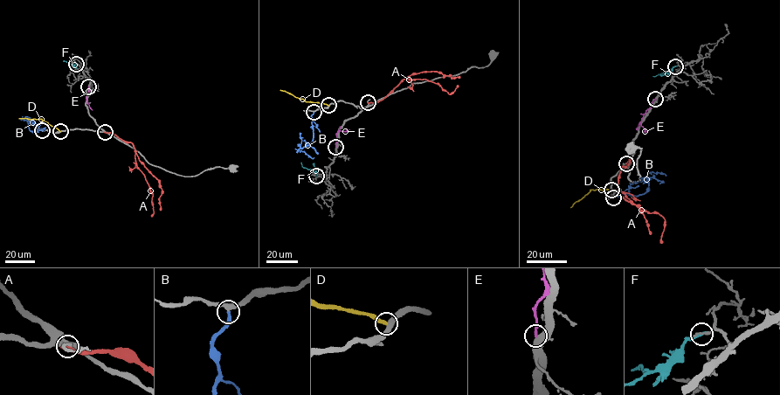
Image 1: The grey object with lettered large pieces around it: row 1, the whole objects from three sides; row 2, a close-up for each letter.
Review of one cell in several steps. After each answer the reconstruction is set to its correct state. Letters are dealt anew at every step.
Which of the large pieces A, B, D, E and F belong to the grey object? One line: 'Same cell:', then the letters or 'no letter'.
Same cell: B

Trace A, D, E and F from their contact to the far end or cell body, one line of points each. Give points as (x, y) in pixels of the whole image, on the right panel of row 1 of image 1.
A: (626, 163), (631, 160), (622, 167), (619, 188), (631, 203), (662, 217), (665, 225), (662, 243)
D: (612, 190), (591, 190), (570, 207)
E: (655, 99), (640, 123), (645, 133)
F: (675, 65), (667, 72), (652, 76)

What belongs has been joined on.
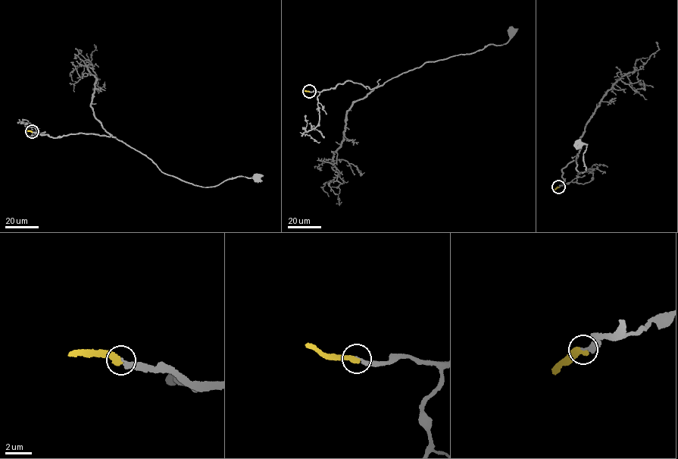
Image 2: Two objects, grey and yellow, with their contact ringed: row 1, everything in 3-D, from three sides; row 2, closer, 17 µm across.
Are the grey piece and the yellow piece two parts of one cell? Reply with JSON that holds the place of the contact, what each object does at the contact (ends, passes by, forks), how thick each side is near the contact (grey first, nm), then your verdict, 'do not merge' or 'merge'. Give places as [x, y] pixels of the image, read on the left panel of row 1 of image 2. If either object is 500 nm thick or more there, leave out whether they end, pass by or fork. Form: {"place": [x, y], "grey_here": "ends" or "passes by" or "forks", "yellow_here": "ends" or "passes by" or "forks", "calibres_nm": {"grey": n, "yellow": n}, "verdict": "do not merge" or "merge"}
{"place": [32, 131], "grey_here": "ends", "yellow_here": "ends", "calibres_nm": {"grey": 240, "yellow": 360}, "verdict": "merge"}

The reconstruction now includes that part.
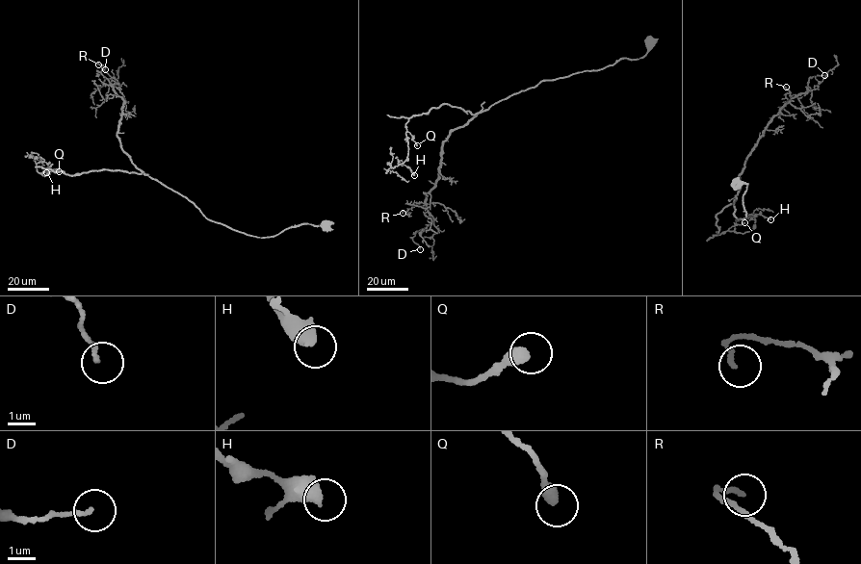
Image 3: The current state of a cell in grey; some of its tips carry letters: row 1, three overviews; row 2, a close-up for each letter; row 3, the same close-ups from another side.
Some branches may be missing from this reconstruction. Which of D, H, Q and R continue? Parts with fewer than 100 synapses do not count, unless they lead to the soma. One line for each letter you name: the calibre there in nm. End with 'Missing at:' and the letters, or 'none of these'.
Missing at: none of these

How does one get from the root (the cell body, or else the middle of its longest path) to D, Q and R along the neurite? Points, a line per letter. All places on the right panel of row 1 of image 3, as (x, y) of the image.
D: (736, 184), (747, 184), (741, 219), (733, 205), (747, 156), (779, 109), (807, 90), (808, 78), (824, 75)
Q: (736, 184), (747, 184), (745, 217), (733, 214), (736, 197), (715, 215), (717, 233), (744, 222)
R: (736, 184), (747, 184), (741, 219), (733, 205), (740, 173), (788, 100), (786, 87)

